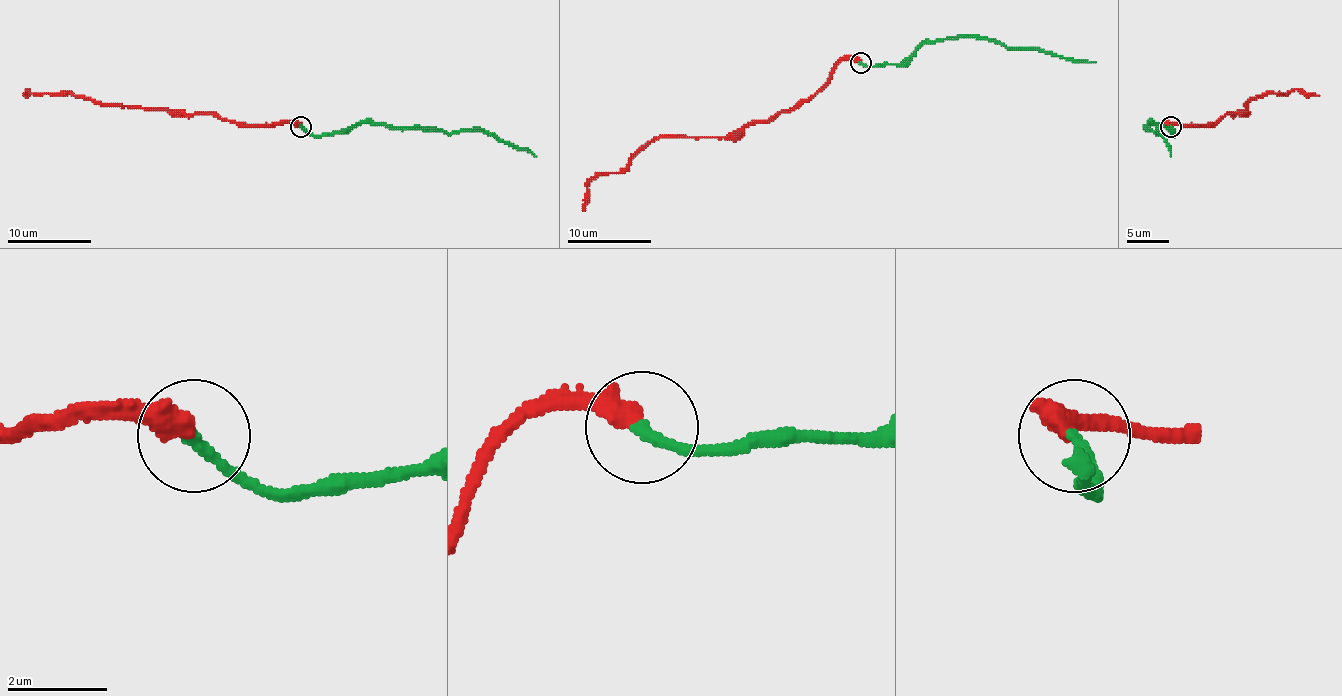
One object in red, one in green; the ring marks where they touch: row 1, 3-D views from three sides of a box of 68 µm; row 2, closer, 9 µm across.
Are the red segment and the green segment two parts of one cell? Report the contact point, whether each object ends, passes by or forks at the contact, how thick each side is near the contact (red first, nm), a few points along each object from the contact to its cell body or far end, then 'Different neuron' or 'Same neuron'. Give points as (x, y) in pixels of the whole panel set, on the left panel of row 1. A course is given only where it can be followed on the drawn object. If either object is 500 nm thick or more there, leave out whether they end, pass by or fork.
Place: (301, 126). At the ring red ends. At the ring green ends. Thickness 400 nm (red) against 240 nm. Course of red: (301, 127), (94, 104), (65, 93), (27, 89), (23, 95). Course of green: (301, 127), (314, 135), (343, 133), (364, 123), (427, 127), (448, 133), (492, 133), (527, 148), (536, 156). Same neuron

